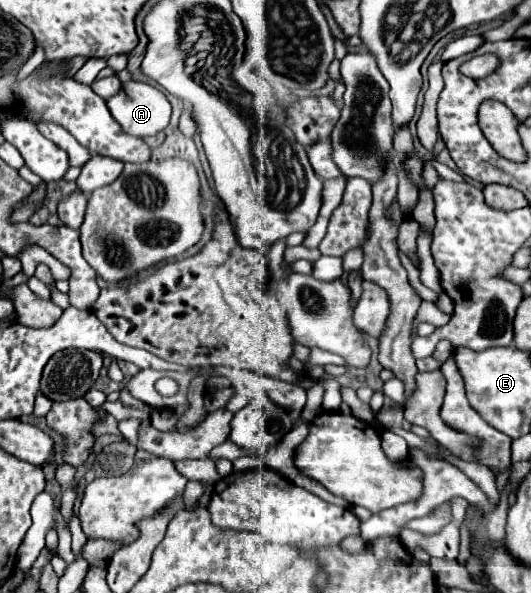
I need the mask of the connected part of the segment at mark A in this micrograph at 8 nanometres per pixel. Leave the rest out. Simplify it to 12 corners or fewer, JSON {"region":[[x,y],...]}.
{"region":[[128,81],[106,101],[134,137],[166,129],[172,105],[148,83]]}

